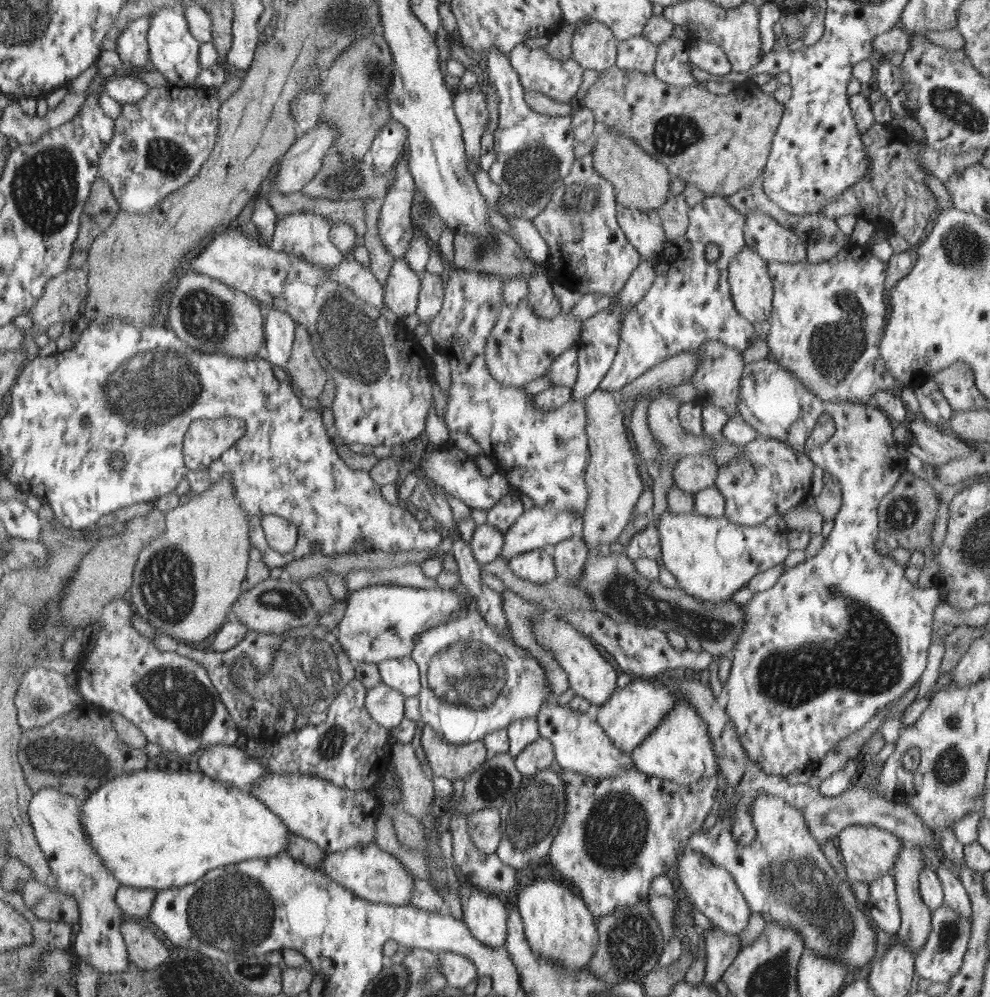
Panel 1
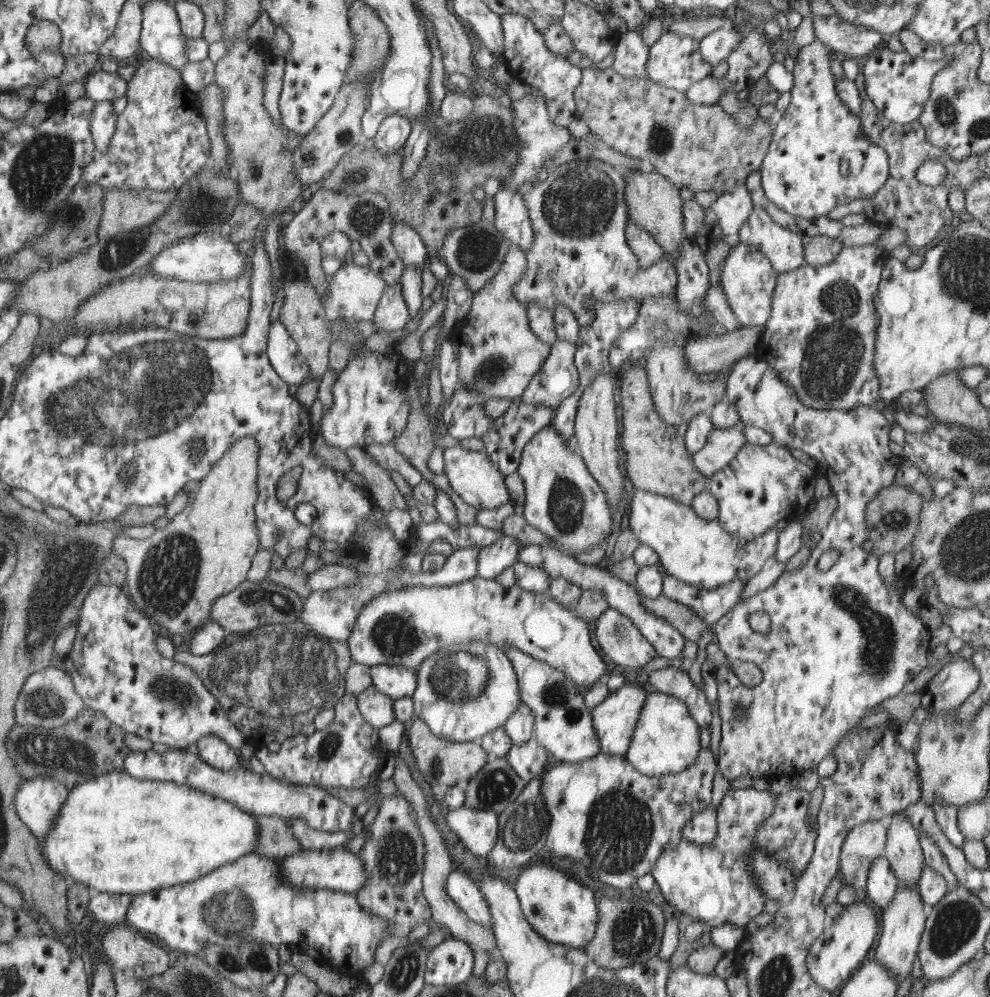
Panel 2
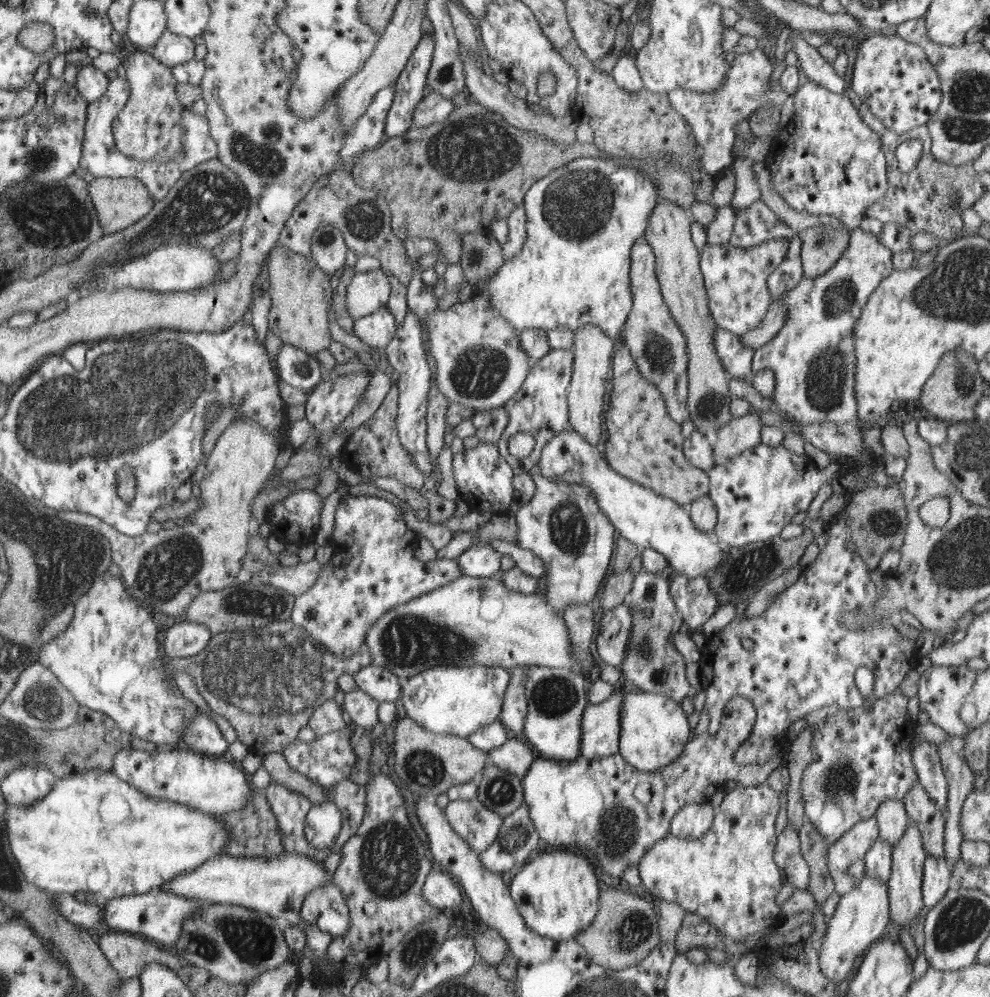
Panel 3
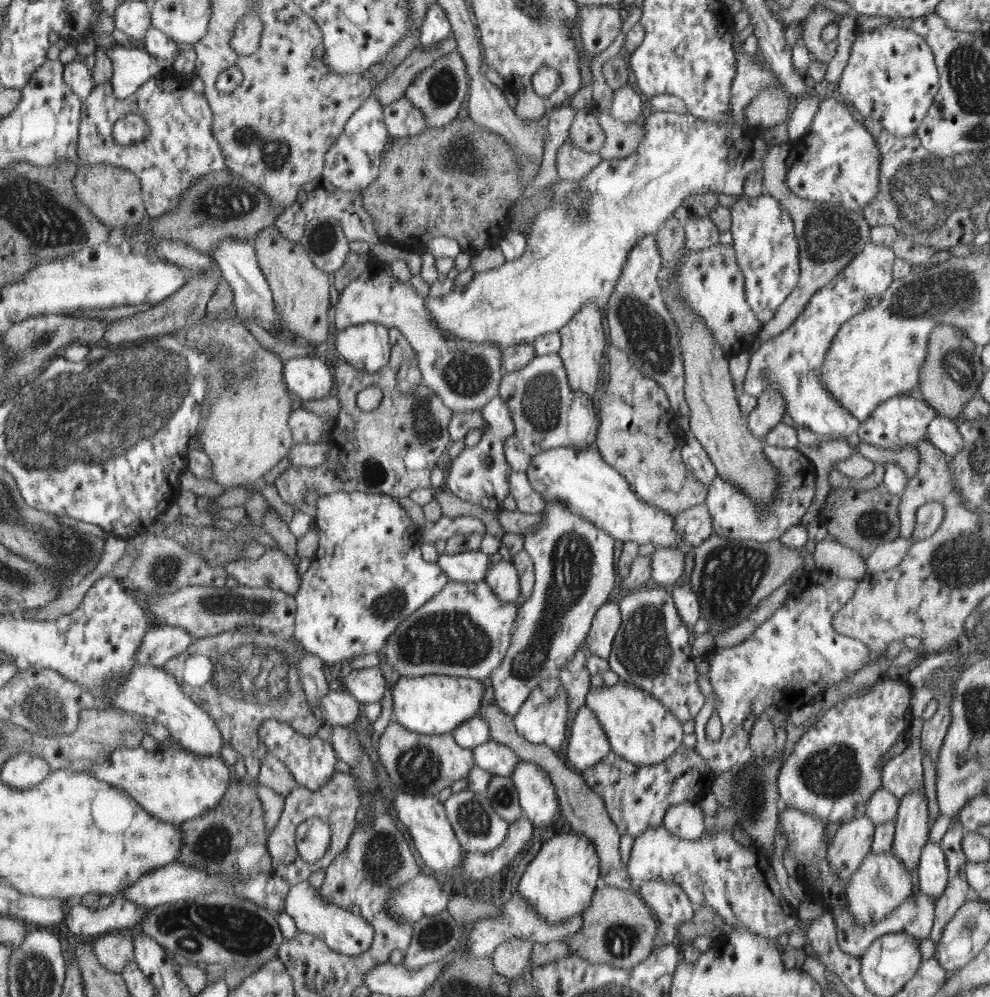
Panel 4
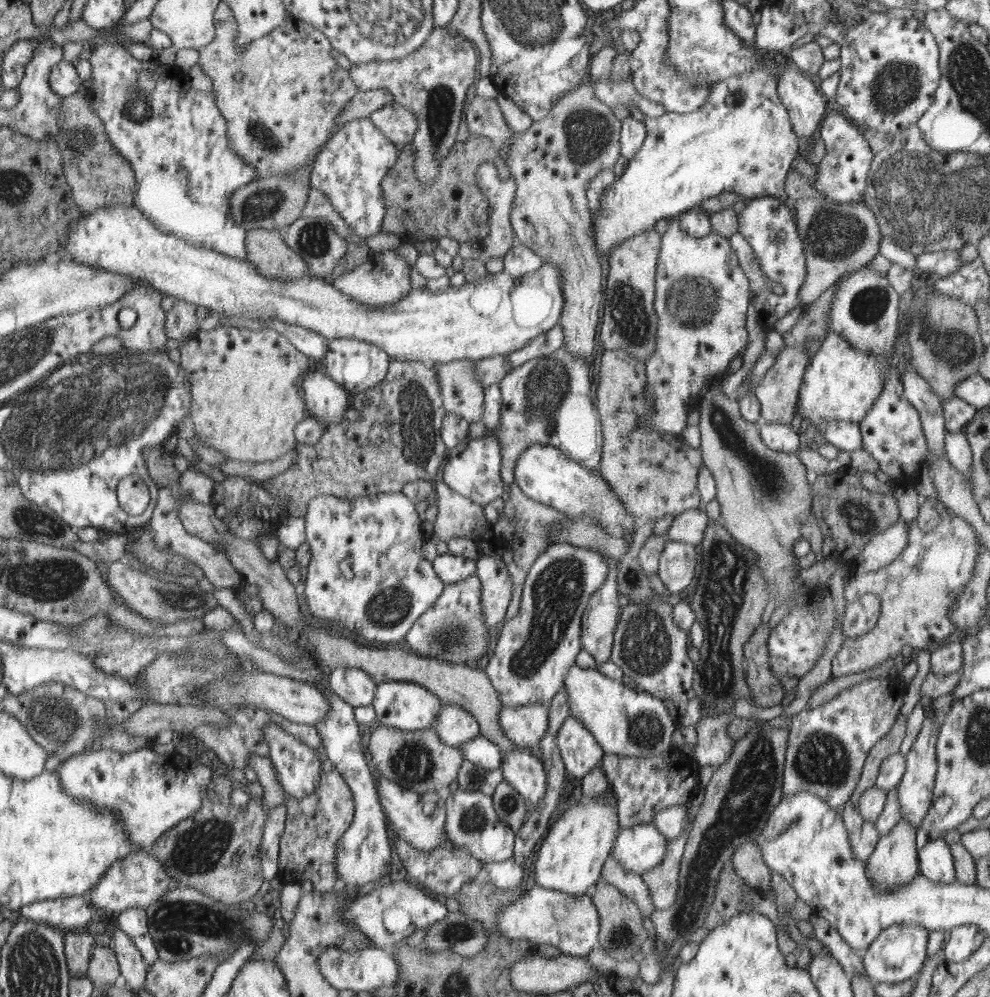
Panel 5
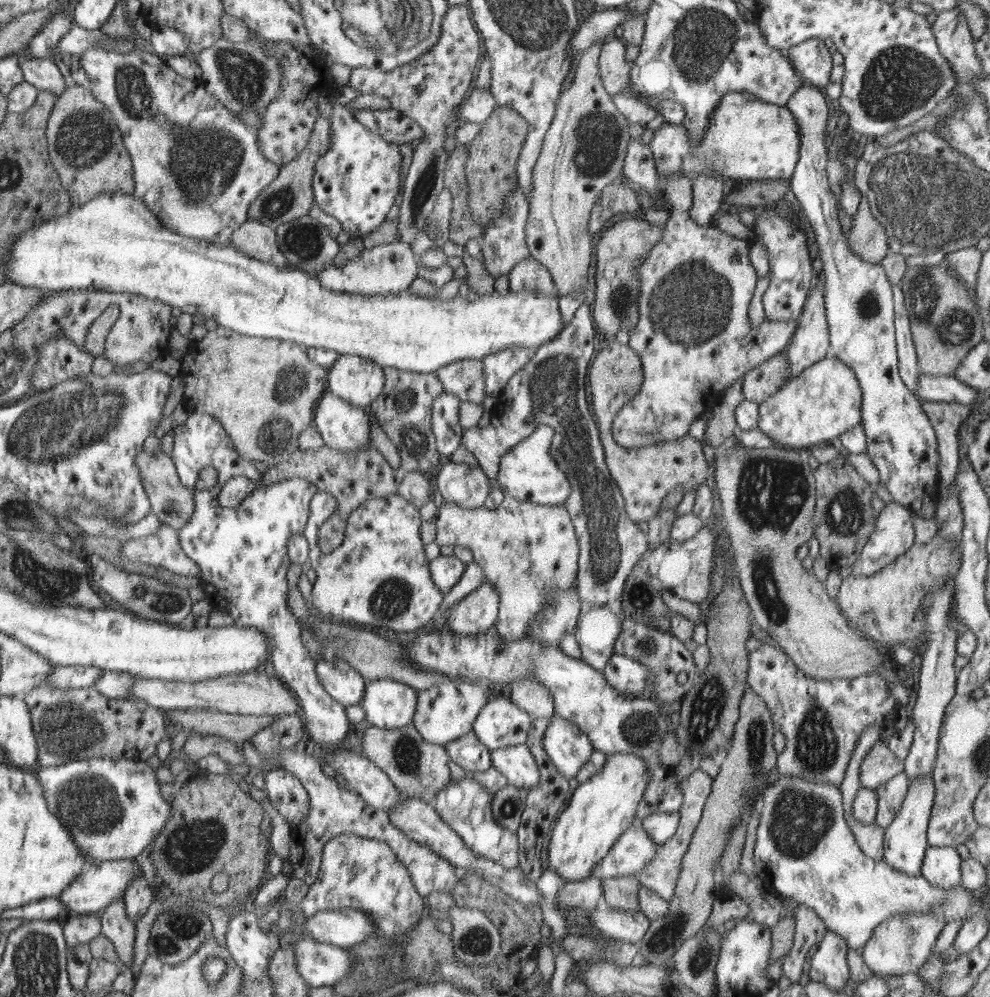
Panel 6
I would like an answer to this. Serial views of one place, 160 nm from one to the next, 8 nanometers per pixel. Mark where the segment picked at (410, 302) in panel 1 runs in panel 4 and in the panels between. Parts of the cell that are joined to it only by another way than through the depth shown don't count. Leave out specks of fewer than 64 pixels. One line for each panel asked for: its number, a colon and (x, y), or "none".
2: (392, 313)
3: (377, 330)
4: (367, 346)

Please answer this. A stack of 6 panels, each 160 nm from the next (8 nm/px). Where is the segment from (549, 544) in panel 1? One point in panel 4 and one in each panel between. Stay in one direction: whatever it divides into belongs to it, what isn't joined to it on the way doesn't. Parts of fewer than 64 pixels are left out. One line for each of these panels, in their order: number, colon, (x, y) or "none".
2: (494, 559)
3: (480, 561)
4: (469, 567)

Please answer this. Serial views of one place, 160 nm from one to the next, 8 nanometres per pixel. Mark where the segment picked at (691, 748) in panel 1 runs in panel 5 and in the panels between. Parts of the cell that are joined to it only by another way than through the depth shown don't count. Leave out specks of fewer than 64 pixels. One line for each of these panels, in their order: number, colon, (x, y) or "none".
2: (666, 739)
3: (654, 730)
4: (640, 729)
5: (626, 721)

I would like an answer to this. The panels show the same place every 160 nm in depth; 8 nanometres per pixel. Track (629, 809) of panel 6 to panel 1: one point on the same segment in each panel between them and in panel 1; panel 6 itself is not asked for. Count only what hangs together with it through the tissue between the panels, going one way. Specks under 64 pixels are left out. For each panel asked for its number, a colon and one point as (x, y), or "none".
1: (558, 925)
2: (559, 908)
3: (557, 894)
4: (559, 882)
5: (571, 860)

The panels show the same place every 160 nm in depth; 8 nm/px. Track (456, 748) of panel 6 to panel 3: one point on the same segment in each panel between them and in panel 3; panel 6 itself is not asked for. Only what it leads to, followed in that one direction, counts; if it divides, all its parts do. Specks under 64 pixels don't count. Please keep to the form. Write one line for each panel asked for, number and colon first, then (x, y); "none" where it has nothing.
3: (515, 756)
4: (496, 758)
5: (480, 751)

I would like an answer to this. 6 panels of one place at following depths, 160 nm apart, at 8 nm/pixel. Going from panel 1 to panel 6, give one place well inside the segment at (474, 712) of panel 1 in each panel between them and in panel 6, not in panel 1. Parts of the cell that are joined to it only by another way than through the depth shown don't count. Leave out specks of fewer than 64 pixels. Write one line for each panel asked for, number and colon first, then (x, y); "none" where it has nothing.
2: (461, 696)
3: (457, 700)
4: (432, 704)
5: (407, 706)
6: (388, 704)

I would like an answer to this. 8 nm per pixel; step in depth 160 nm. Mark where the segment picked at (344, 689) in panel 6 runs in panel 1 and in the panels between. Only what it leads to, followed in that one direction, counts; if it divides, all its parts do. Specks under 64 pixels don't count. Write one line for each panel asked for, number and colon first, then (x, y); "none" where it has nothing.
1: (401, 674)
2: (395, 681)
3: (380, 683)
4: (367, 685)
5: (356, 687)

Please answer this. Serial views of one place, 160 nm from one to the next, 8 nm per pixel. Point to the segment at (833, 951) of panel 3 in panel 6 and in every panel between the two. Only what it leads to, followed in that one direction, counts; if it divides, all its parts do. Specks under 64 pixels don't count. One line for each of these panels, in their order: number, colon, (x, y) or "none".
4: (881, 882)
5: (894, 862)
6: (905, 842)

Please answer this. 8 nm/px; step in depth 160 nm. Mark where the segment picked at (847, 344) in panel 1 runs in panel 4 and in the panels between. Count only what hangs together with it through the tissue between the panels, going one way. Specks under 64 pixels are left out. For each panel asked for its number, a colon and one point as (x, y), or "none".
2: (820, 337)
3: (812, 357)
4: (790, 362)

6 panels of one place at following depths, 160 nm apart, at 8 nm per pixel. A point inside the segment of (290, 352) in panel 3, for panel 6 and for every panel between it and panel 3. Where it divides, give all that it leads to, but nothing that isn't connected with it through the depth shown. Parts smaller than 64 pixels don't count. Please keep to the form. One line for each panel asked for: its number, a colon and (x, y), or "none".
4: (308, 378)
5: (326, 398)
6: (344, 427)

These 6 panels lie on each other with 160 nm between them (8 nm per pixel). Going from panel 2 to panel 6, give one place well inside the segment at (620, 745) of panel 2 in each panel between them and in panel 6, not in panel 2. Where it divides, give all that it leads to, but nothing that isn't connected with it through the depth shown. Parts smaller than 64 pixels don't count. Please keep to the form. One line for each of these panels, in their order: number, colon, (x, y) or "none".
3: (600, 728)
4: (588, 744)
5: (580, 751)
6: (566, 745)

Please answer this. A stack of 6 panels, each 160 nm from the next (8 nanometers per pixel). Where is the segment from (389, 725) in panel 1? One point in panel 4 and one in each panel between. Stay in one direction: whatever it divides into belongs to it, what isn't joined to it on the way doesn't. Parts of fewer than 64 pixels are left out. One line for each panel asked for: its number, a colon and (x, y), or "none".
2: (376, 708)
3: (362, 709)
4: (340, 708)

